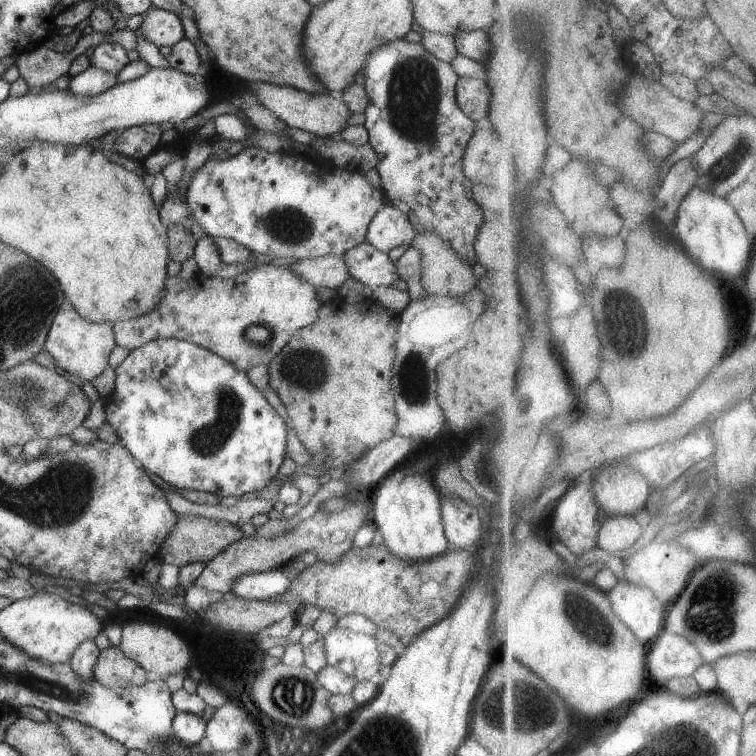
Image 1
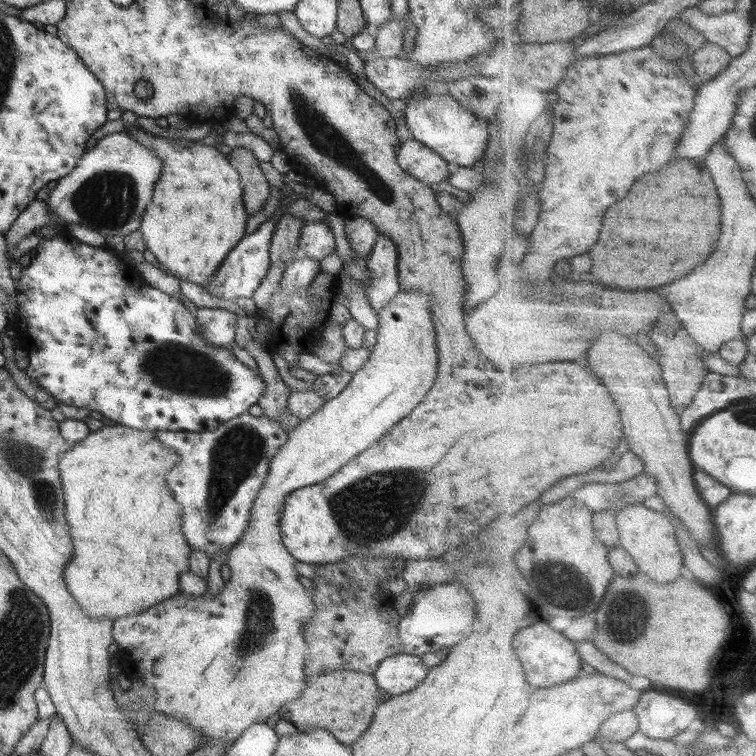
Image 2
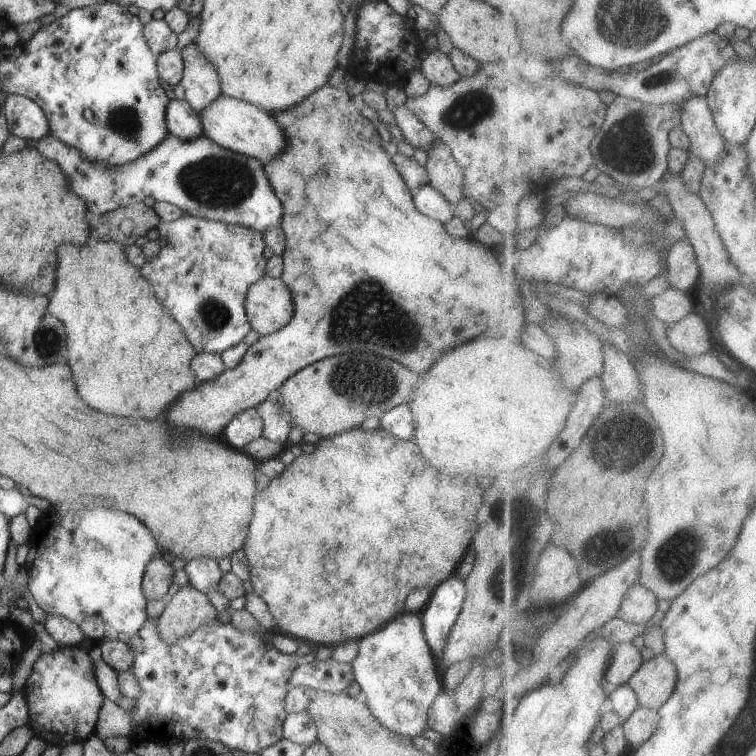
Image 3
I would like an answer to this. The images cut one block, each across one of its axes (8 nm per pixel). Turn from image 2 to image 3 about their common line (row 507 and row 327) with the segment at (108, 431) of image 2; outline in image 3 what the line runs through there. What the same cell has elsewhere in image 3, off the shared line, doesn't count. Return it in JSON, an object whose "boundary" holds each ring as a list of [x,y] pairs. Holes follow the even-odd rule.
{"boundary":[[[96,238],[80,246],[72,246],[72,250],[68,244],[64,244],[58,252],[55,276],[47,311],[65,326],[66,363],[74,374],[78,394],[90,408],[106,414],[156,420],[180,394],[198,386],[196,375],[190,368],[190,360],[197,354],[196,349],[174,316],[156,298],[140,268],[126,258],[121,244]]]}

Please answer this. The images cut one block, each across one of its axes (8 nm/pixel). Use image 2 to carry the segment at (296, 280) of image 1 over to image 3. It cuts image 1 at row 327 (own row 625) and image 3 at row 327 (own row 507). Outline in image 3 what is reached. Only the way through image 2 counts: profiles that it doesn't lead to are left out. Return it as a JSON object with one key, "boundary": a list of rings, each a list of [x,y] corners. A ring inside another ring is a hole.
{"boundary":[[[262,277],[254,282],[246,292],[245,311],[251,329],[256,330],[260,336],[272,334],[284,328],[290,322],[291,315],[295,310],[291,301],[290,290],[281,277]]]}

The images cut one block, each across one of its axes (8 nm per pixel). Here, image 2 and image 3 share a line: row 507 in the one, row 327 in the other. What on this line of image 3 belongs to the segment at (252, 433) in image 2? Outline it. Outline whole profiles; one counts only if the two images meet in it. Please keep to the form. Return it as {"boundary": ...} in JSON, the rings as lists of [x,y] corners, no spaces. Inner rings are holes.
{"boundary":[[[186,214],[175,221],[160,221],[156,230],[160,252],[152,260],[144,262],[140,272],[150,282],[162,306],[183,328],[196,352],[221,355],[227,348],[242,342],[251,330],[245,311],[246,292],[254,282],[258,282],[258,279],[266,274],[267,258],[263,255],[263,233]]]}

